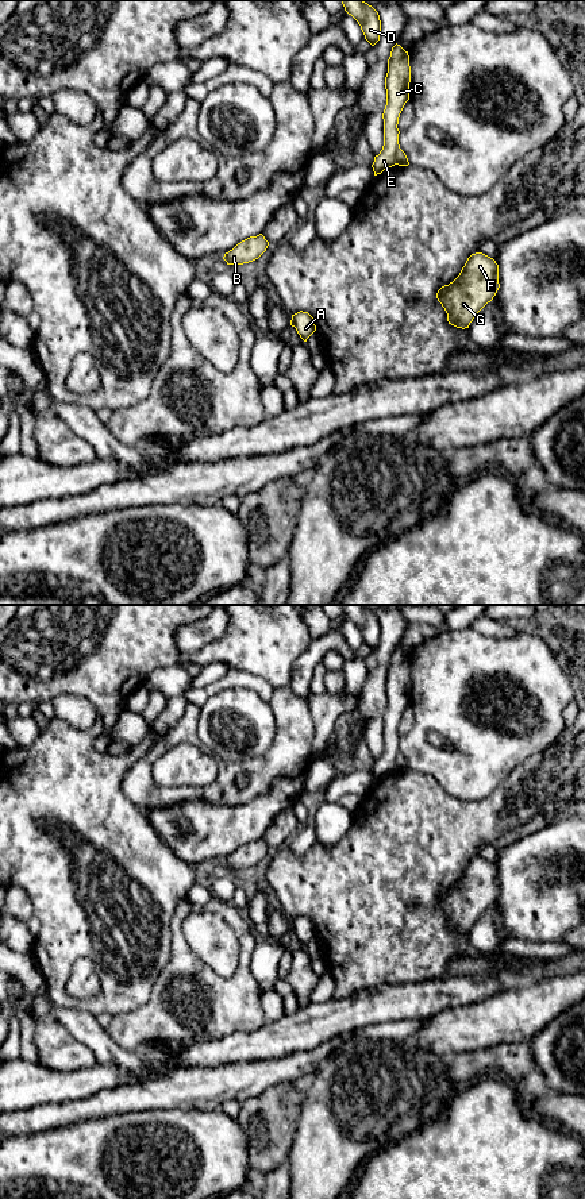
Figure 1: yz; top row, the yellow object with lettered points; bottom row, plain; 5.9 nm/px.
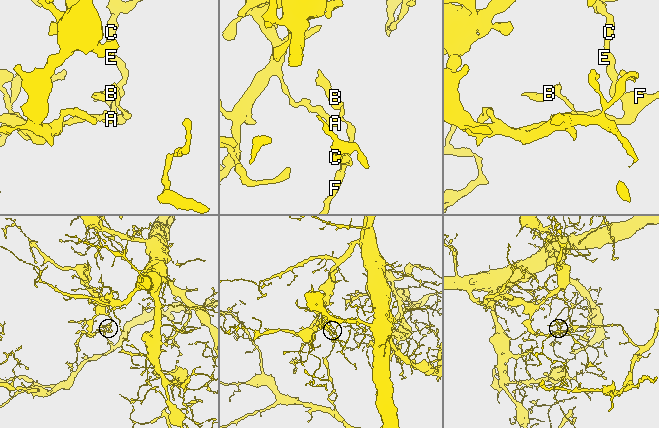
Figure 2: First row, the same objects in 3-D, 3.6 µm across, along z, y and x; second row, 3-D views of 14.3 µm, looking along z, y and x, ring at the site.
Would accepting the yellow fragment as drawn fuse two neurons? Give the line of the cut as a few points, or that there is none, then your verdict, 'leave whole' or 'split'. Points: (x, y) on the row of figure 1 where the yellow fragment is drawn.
cut yz (399, 147), (395, 164); split

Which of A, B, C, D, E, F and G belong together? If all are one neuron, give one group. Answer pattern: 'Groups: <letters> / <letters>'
Groups: A C D E / B F G

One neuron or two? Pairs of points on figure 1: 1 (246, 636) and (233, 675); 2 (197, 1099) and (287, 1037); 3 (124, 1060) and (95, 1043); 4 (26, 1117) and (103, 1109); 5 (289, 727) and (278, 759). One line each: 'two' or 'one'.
1: two
2: two
3: one
4: one
5: one

